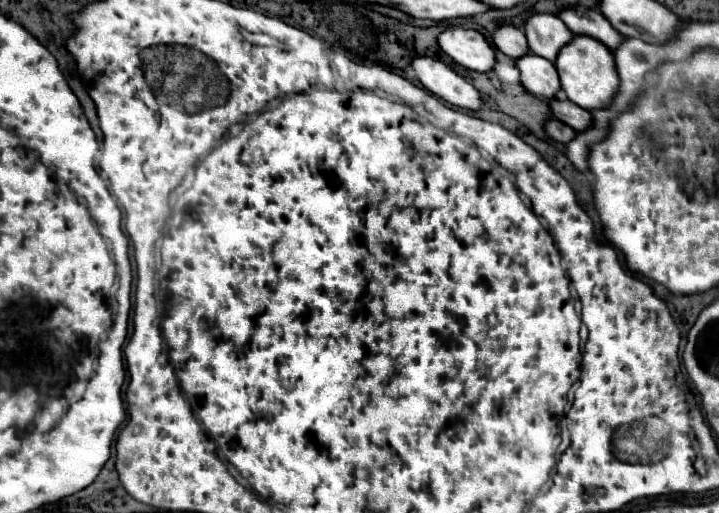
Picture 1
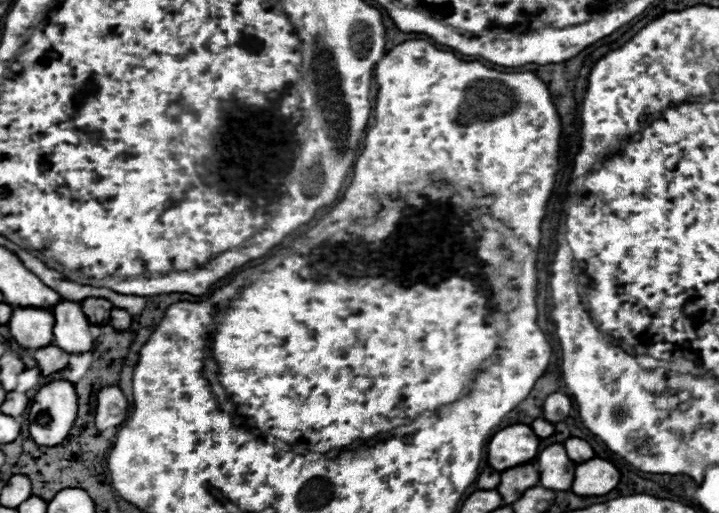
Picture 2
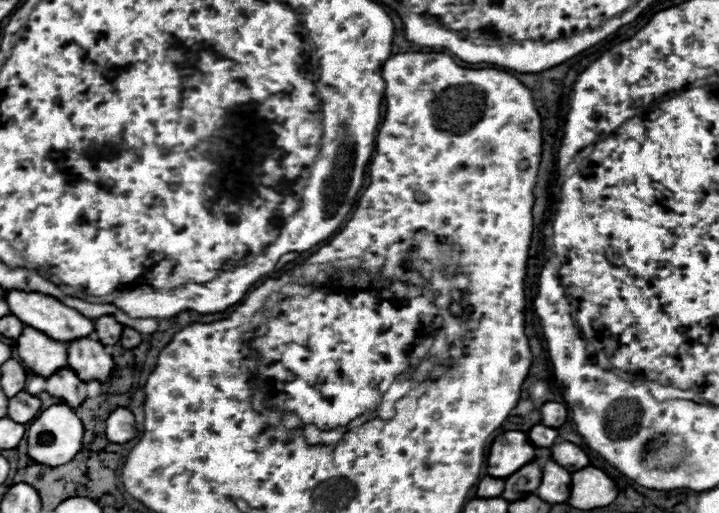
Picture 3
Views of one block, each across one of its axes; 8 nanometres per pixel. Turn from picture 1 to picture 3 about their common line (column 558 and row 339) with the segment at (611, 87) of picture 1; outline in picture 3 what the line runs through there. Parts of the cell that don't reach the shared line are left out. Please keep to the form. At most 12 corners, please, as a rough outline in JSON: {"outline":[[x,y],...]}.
{"outline":[[8,292],[12,314],[56,342],[94,332],[94,322],[38,292]]}

